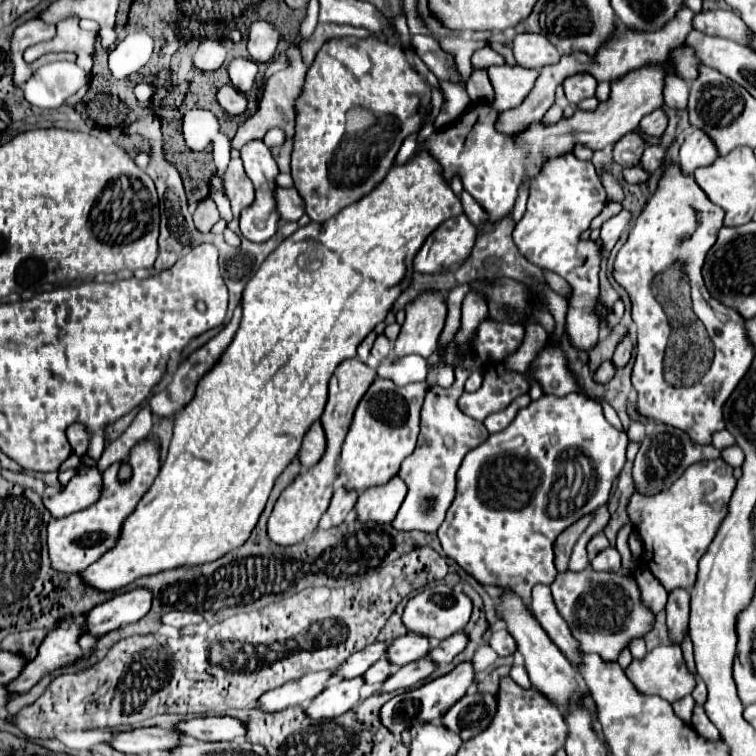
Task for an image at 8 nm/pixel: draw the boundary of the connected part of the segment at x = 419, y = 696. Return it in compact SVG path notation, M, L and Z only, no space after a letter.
M465 661L465 663L459 663L451 673L443 675L443 677L437 677L417 689L411 689L411 691L405 691L405 693L399 693L397 697L393 697L391 701L387 701L381 709L381 721L387 729L391 729L395 735L401 735L403 729L415 725L417 721L429 721L429 723L435 723L443 717L443 713L447 713L447 709L451 709L451 705L455 705L465 693L467 689L475 683L475 671L473 671L473 663L471 661Z

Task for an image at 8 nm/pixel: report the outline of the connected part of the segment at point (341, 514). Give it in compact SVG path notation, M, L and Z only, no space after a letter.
M335 489L331 505L327 509L327 513L331 515L333 525L341 525L347 517L347 513L355 507L357 501L357 493L355 491L345 491L345 489Z

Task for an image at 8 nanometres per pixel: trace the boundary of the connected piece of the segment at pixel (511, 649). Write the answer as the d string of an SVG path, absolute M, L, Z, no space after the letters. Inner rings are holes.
M505 629L493 633L491 639L489 639L489 645L497 651L499 657L507 657L507 655L513 655L513 653L517 651L517 643L515 643L515 639L513 639L511 633L505 631Z

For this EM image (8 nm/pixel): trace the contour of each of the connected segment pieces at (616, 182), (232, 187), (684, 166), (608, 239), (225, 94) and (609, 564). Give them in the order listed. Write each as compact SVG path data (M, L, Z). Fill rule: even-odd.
M603 171L601 175L601 181L603 181L603 187L607 191L607 201L615 201L615 203L623 203L625 199L625 191L623 191L623 185L621 185L621 179L609 171Z
M231 158L223 176L223 185L230 198L231 211L234 215L234 220L230 222L227 227L237 235L241 235L239 229L240 212L253 203L255 199L255 189L250 179L246 176L240 158Z
M695 129L691 135L685 137L685 143L679 151L679 165L683 173L693 173L699 167L711 165L717 159L717 149L713 141L699 129Z
M623 209L619 215L607 219L607 221L601 225L601 241L605 243L605 247L607 247L609 251L611 251L613 245L617 243L619 235L621 235L623 229L627 227L629 219L631 219L631 213L629 213L627 209Z
M223 85L217 93L219 105L229 113L229 115L243 115L247 109L247 99L241 91L237 91L233 85Z
M607 547L605 551L601 551L593 561L591 561L591 567L595 571L609 571L609 573L615 573L621 569L621 555L615 547Z

